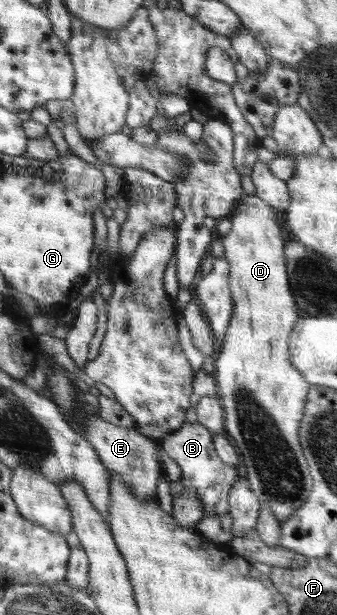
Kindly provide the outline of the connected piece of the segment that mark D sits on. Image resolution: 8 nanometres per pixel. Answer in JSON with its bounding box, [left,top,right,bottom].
[213,194,312,522]

